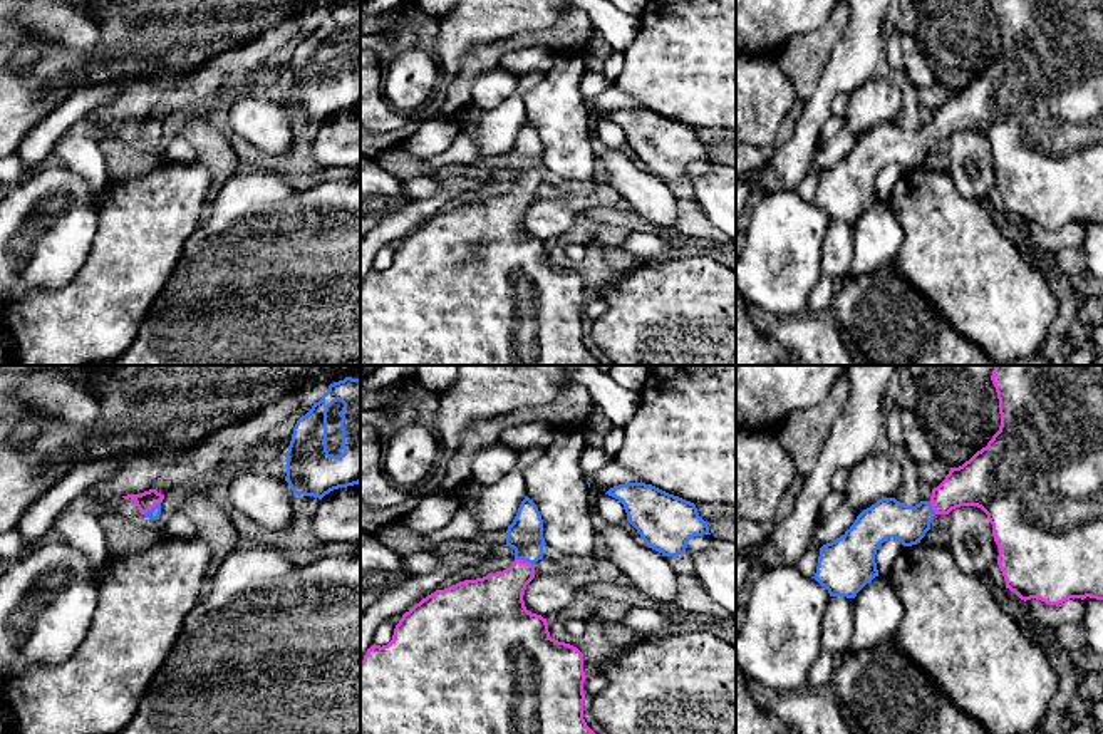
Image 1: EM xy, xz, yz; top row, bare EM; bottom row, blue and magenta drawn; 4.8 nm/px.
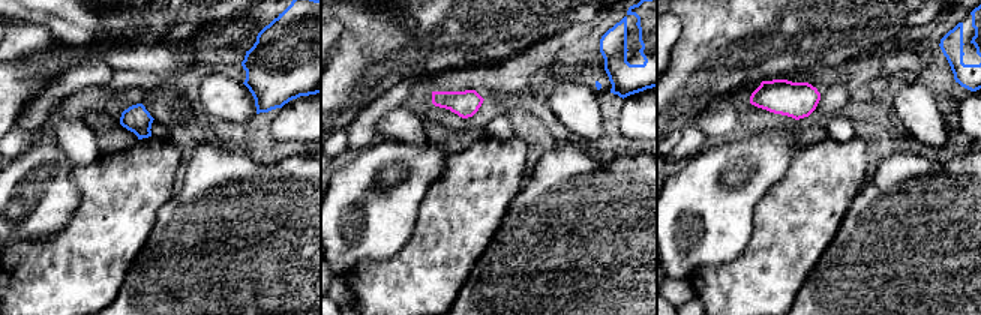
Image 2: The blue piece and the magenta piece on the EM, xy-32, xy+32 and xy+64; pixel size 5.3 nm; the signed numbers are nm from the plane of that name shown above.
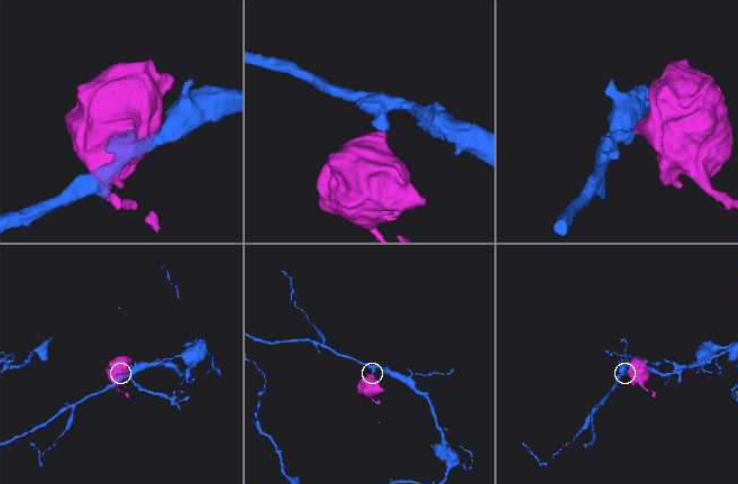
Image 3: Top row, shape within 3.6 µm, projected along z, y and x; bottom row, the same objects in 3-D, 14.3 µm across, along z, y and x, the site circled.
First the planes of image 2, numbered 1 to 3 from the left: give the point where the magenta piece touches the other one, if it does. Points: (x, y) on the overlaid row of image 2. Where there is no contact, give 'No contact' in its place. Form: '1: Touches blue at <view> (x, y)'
1: No contact
2: No contact
3: No contact

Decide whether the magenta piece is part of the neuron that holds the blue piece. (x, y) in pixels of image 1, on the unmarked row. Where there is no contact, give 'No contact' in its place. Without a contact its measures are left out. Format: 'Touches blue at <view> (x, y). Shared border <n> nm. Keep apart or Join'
Touches blue at xz (525, 185). Shared border 100 nm. Join

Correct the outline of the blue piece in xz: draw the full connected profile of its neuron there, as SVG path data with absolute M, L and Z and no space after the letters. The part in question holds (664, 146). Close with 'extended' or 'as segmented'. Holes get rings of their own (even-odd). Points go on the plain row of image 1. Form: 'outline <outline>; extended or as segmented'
outline M637 106L619 109L605 119L624 129L627 146L649 173L664 181L682 179L691 163L711 159L694 127L652 109Z; as segmented

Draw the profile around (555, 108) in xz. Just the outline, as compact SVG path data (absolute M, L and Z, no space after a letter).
M557 55L543 79L523 94L526 121L543 144L545 168L570 181L592 179L597 169L588 102L578 89L585 70L582 55Z

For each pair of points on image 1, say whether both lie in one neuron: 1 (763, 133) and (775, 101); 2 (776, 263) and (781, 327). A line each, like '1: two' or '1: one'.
1: one
2: two

